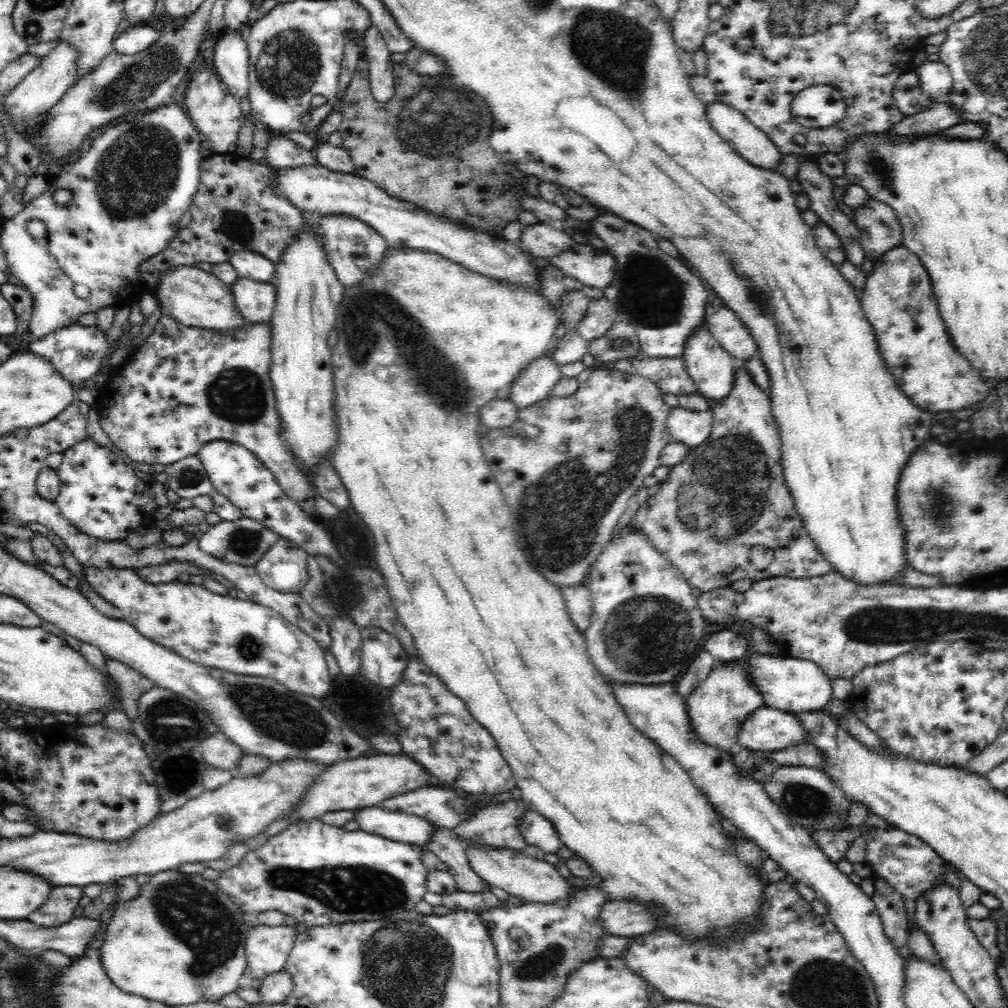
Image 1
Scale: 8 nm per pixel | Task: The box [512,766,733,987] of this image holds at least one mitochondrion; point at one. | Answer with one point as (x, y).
(539, 965)

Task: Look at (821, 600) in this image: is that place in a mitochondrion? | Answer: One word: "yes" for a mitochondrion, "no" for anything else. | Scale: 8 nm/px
no

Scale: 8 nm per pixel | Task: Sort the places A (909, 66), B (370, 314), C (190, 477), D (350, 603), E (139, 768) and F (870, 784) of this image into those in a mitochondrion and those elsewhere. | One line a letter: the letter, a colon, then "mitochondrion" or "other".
A: other
B: mitochondrion
C: mitochondrion
D: mitochondrion
E: other
F: other

